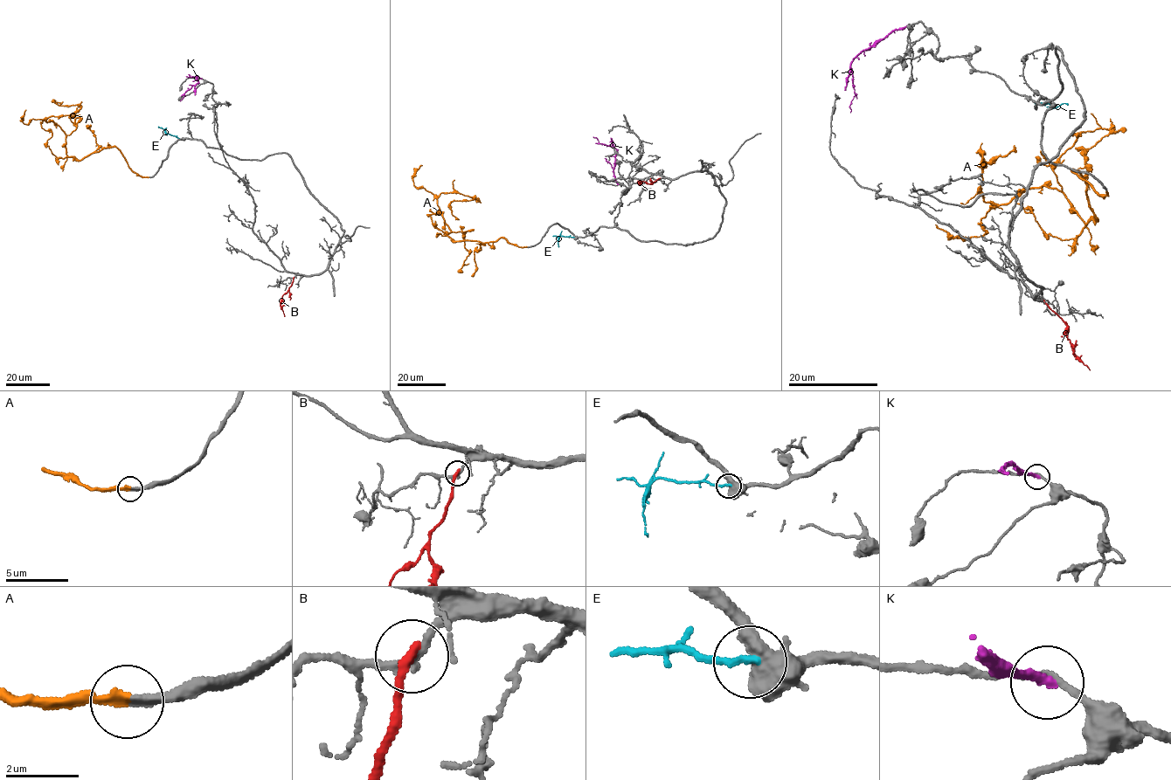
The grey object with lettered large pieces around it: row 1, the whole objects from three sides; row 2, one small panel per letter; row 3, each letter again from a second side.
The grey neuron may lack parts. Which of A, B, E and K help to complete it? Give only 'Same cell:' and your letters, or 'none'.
Same cell: A

